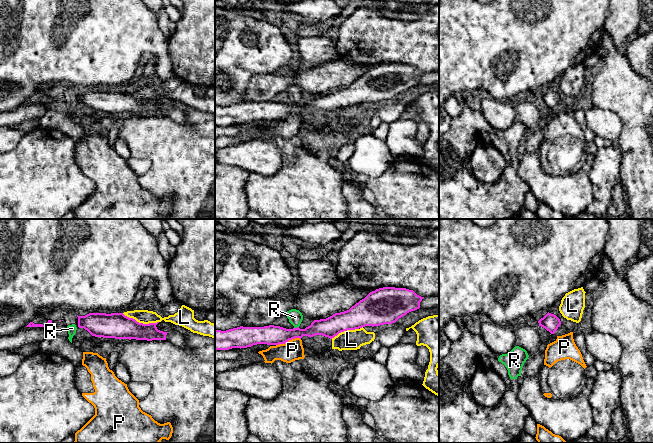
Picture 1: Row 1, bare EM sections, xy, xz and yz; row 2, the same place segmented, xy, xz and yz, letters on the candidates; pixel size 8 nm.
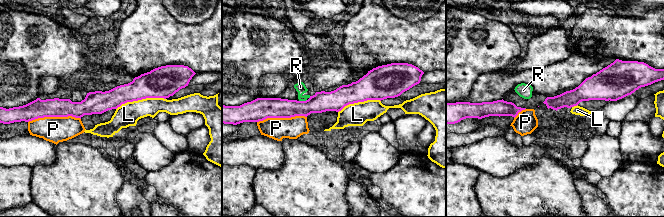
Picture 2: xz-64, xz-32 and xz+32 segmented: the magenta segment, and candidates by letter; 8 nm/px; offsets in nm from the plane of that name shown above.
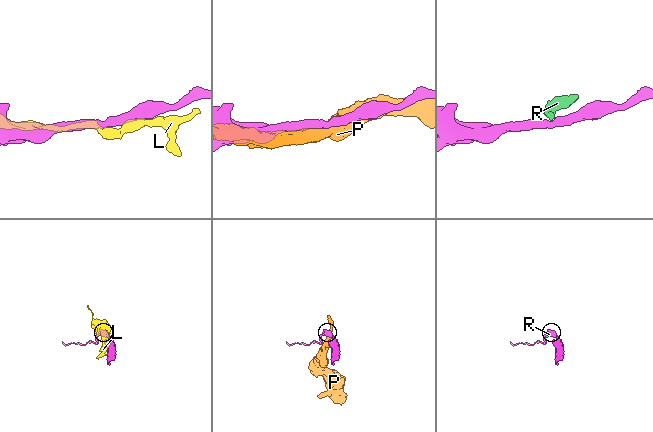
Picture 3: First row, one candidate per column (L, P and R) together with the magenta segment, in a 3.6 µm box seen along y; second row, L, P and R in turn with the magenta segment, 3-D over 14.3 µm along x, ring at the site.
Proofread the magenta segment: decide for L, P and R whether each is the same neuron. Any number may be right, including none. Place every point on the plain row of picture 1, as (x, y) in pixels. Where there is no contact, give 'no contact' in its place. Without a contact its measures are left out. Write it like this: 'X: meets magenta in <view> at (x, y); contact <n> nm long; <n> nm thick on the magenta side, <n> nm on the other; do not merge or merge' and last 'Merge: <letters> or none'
L: meets magenta in xy at (140, 99); contact 300 nm long; 200 nm thick on the magenta side, 110 nm on the other; do not merge
P: meets magenta in xz at (288, 116); contact 200 nm long; 160 nm thick on the magenta side, 160 nm on the other; do not merge
R: meets magenta in xz at (297, 103); contact 40 nm long; 160 nm thick on the magenta side, 120 nm on the other; do not merge
Merge: none

